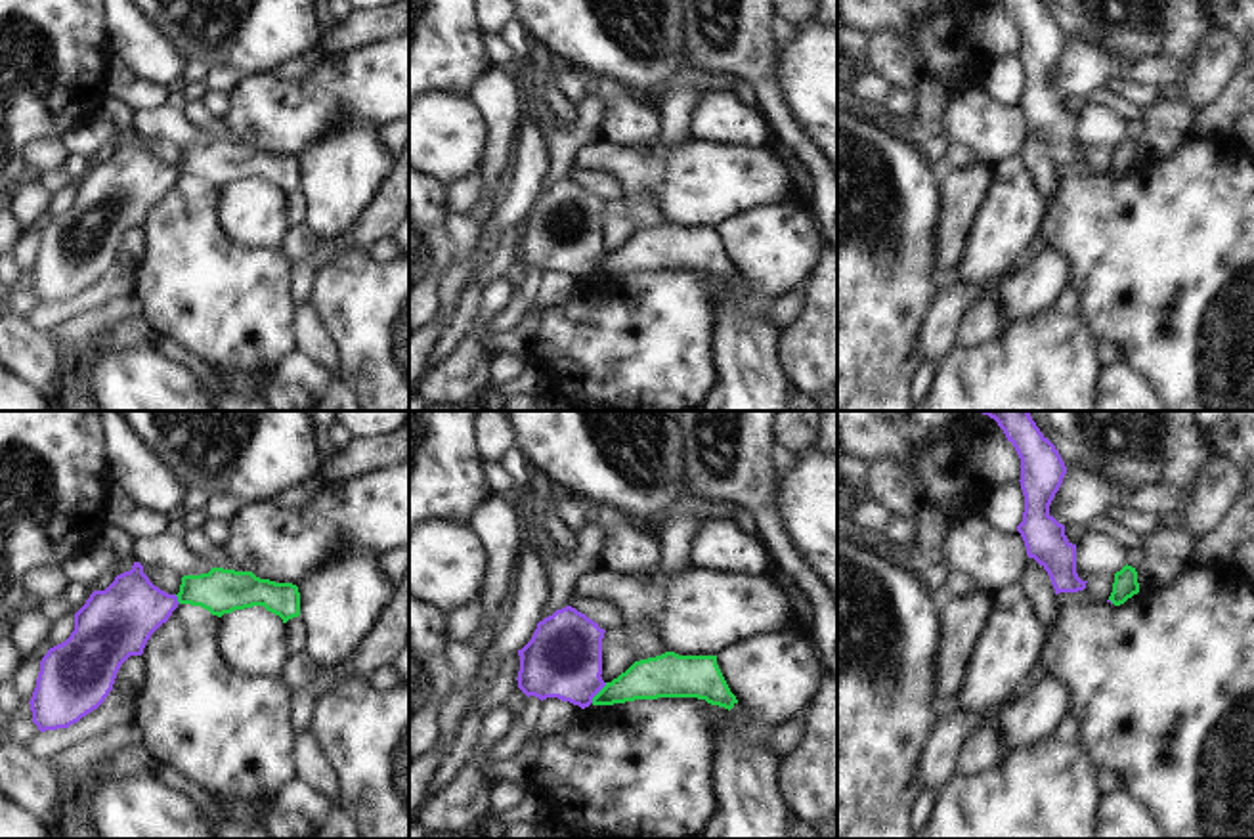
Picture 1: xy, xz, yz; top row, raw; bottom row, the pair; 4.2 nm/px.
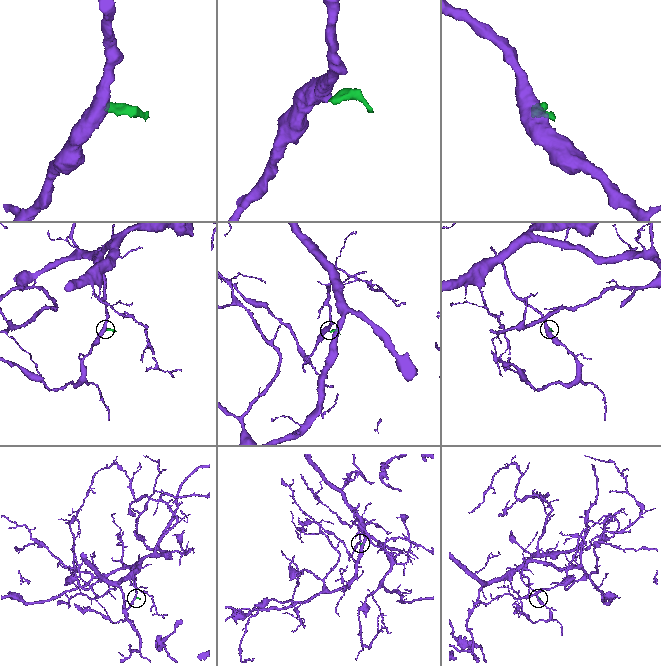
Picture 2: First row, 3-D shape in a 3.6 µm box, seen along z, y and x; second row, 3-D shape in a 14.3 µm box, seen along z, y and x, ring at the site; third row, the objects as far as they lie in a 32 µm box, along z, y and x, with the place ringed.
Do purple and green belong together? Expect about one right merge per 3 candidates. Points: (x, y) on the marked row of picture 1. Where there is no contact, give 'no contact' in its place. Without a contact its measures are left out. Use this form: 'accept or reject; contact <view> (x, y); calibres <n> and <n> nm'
reject; contact xz (599, 690); calibres 320 and 180 nm

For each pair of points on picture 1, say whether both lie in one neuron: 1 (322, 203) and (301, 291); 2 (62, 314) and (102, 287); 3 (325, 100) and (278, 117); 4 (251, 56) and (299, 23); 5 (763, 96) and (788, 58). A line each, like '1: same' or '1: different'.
1: different
2: same
3: same
4: same
5: different

